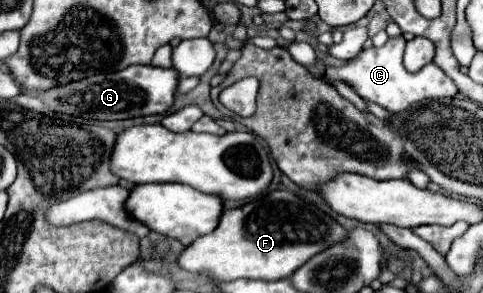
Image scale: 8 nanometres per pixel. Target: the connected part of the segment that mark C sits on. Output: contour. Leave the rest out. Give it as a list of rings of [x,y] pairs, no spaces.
[[[392,37],[382,47],[374,47],[374,45],[366,47],[356,57],[348,59],[346,65],[342,65],[342,67],[326,67],[321,79],[330,84],[333,81],[346,81],[348,85],[354,87],[354,91],[362,99],[374,101],[374,103],[382,105],[384,109],[388,109],[390,113],[398,113],[398,111],[406,109],[408,105],[422,101],[422,99],[458,95],[458,87],[454,85],[454,81],[442,69],[438,69],[434,63],[428,63],[418,73],[406,71],[406,67],[402,65],[404,45],[406,45],[404,37],[396,37],[396,39]]]

